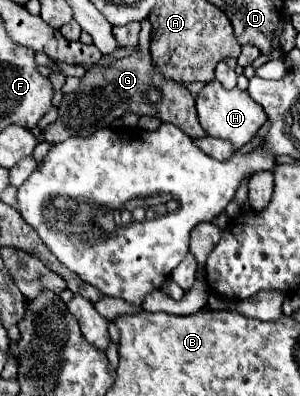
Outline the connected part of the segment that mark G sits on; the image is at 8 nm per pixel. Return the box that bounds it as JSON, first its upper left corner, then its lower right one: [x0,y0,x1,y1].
[43,20,205,144]

